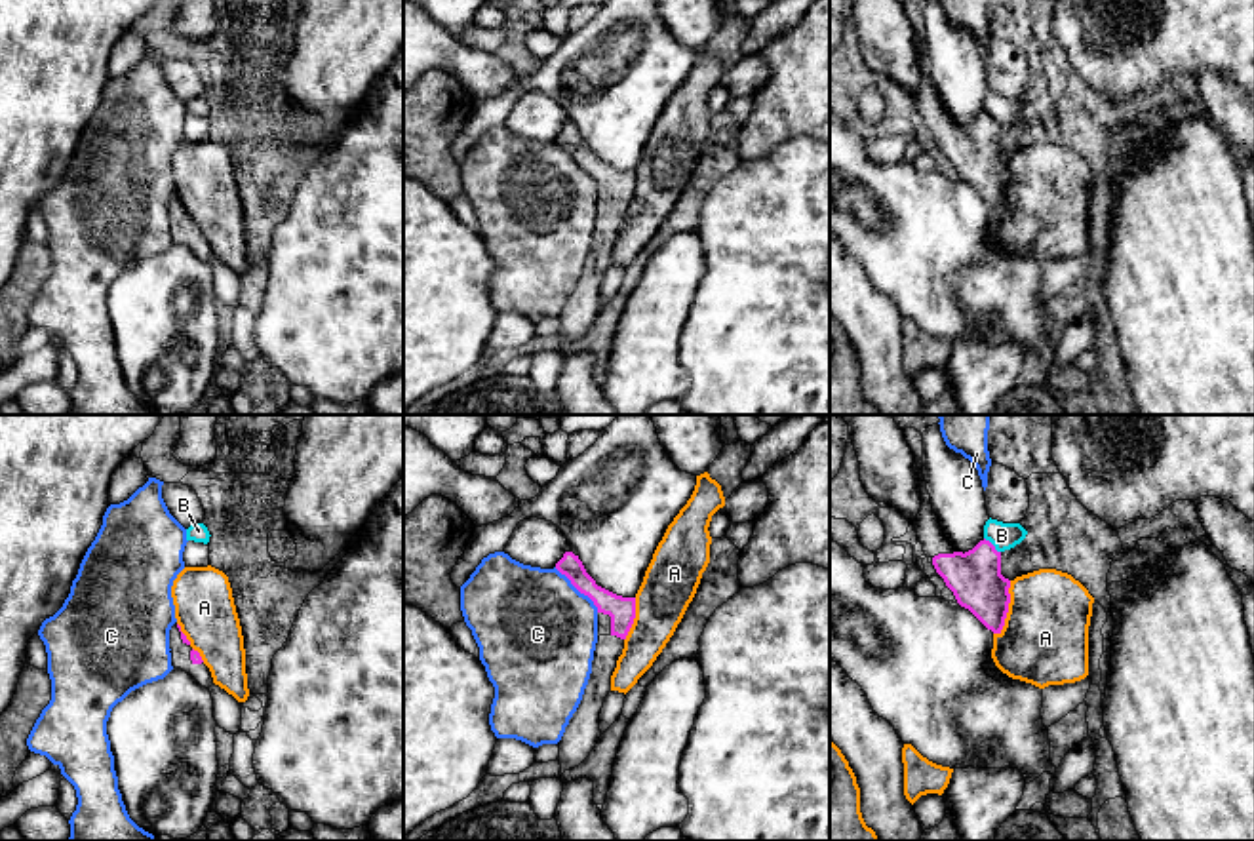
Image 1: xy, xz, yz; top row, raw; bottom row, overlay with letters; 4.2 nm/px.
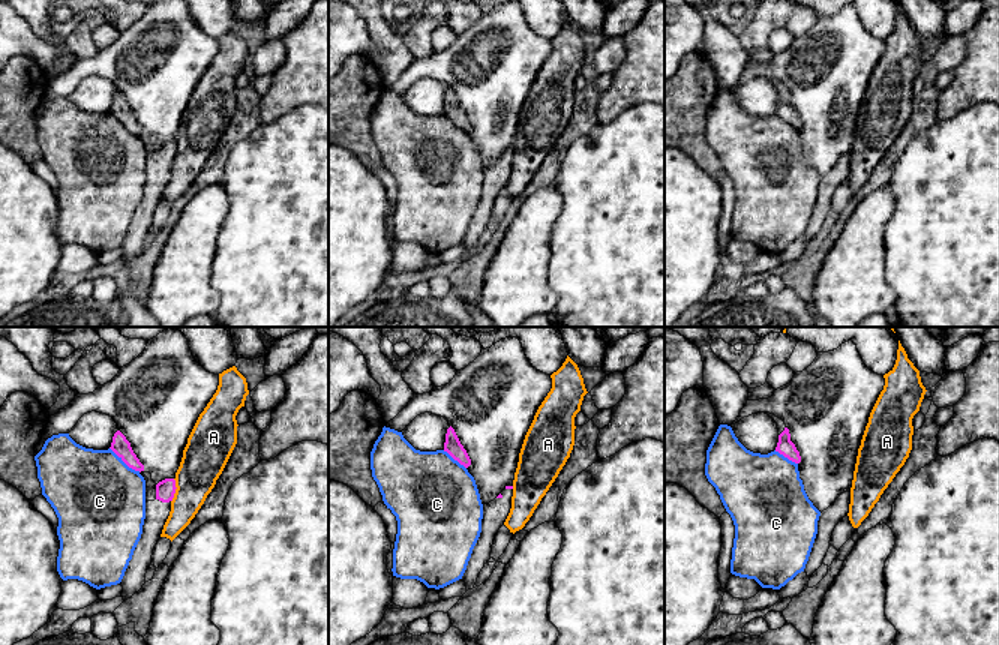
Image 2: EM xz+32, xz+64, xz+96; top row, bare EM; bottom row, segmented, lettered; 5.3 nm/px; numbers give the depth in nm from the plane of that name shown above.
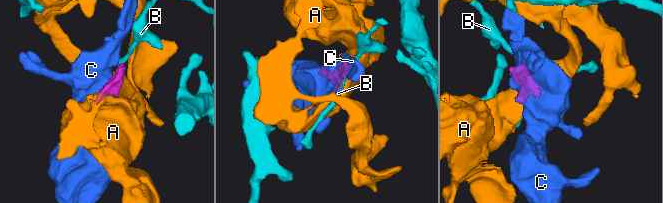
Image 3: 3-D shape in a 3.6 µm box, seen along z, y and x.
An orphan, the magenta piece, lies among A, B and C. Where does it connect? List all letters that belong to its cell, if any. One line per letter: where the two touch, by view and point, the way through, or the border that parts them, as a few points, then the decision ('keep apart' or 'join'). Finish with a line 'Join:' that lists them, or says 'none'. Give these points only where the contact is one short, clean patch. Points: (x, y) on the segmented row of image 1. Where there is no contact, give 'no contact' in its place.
A: yz (1007, 609) | along yz (1011, 581), (1005, 625), (994, 634) | keep apart
B: yz (992, 545) | along yz (984, 537), (999, 552) | keep apart
C: xz (579, 590) | keep apart
Join: none

